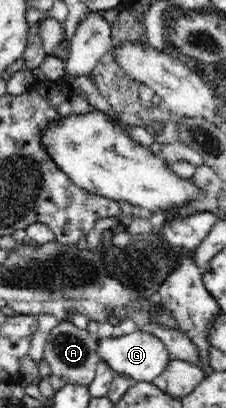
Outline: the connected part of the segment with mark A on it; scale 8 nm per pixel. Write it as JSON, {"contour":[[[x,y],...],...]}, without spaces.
{"contour":[[[59,323],[51,331],[45,346],[44,357],[51,366],[51,374],[61,377],[67,384],[89,387],[95,379],[96,370],[101,356],[98,354],[98,344],[95,335],[86,329],[79,329],[73,323]]]}

